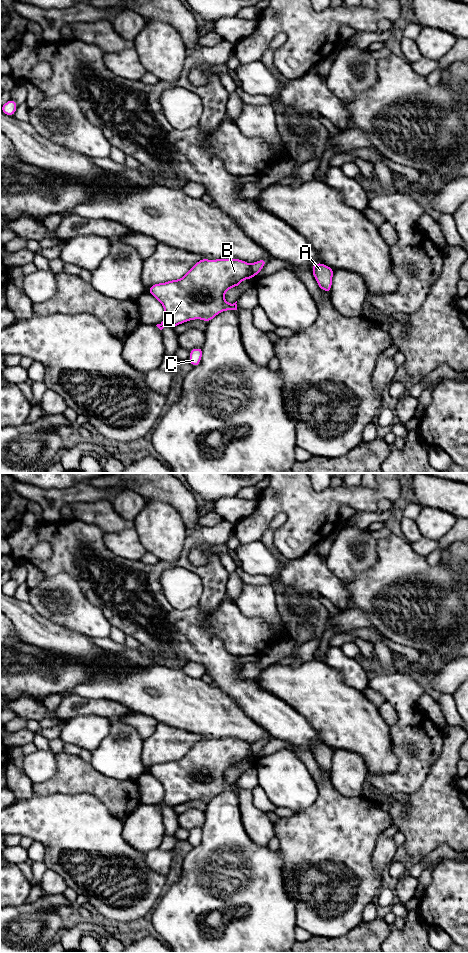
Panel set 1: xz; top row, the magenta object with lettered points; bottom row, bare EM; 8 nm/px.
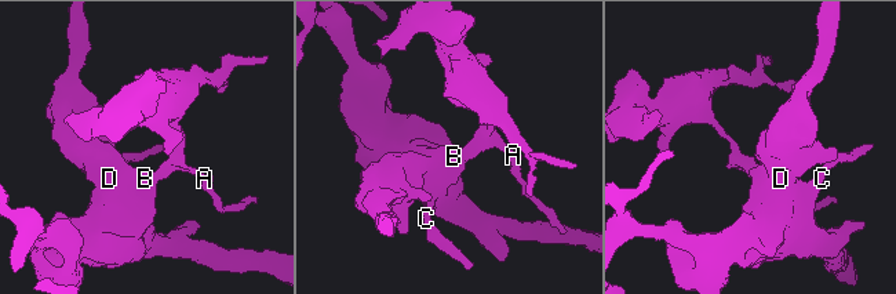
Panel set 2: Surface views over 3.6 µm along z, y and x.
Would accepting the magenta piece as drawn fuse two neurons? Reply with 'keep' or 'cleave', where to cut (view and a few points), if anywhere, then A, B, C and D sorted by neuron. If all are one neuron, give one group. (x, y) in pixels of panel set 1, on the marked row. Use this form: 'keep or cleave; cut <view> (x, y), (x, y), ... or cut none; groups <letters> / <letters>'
cleave; cut xz (248, 264), (251, 270), (251, 278); groups A / B C D

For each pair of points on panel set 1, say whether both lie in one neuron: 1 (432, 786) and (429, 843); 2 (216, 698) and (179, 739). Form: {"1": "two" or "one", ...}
{"1": "one", "2": "two"}

